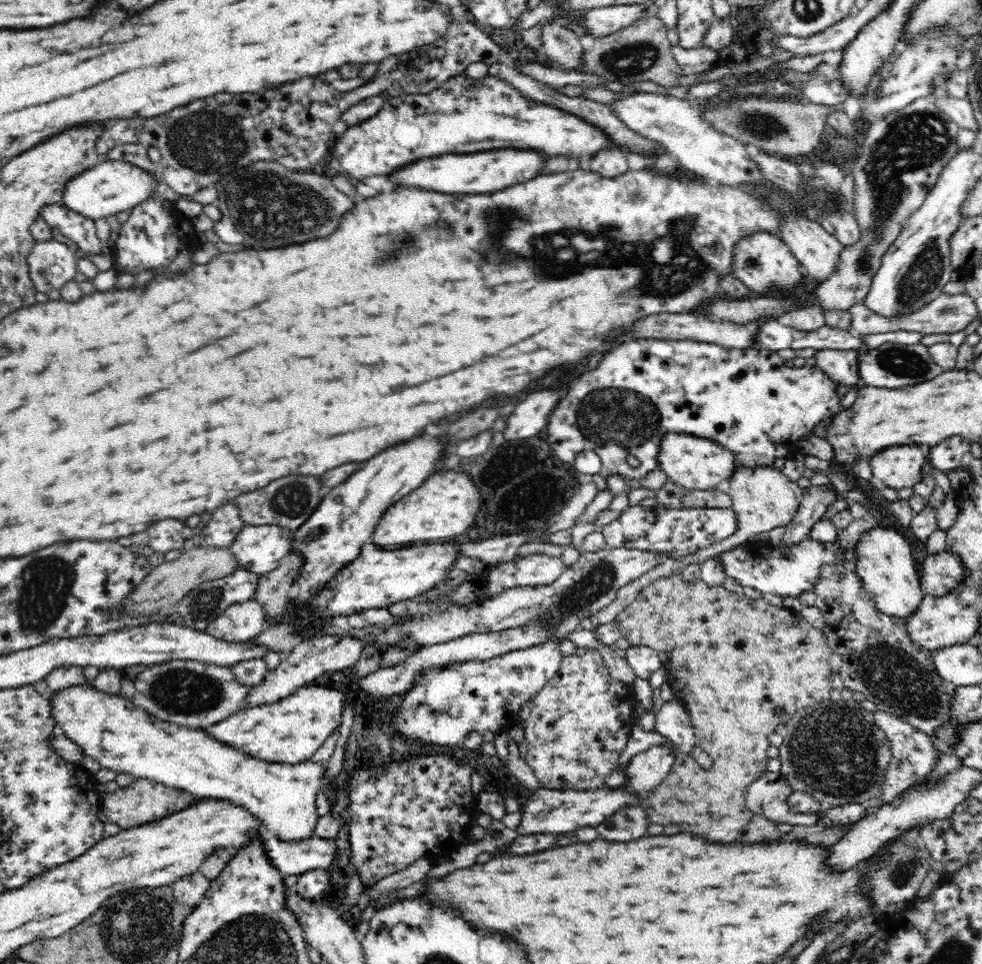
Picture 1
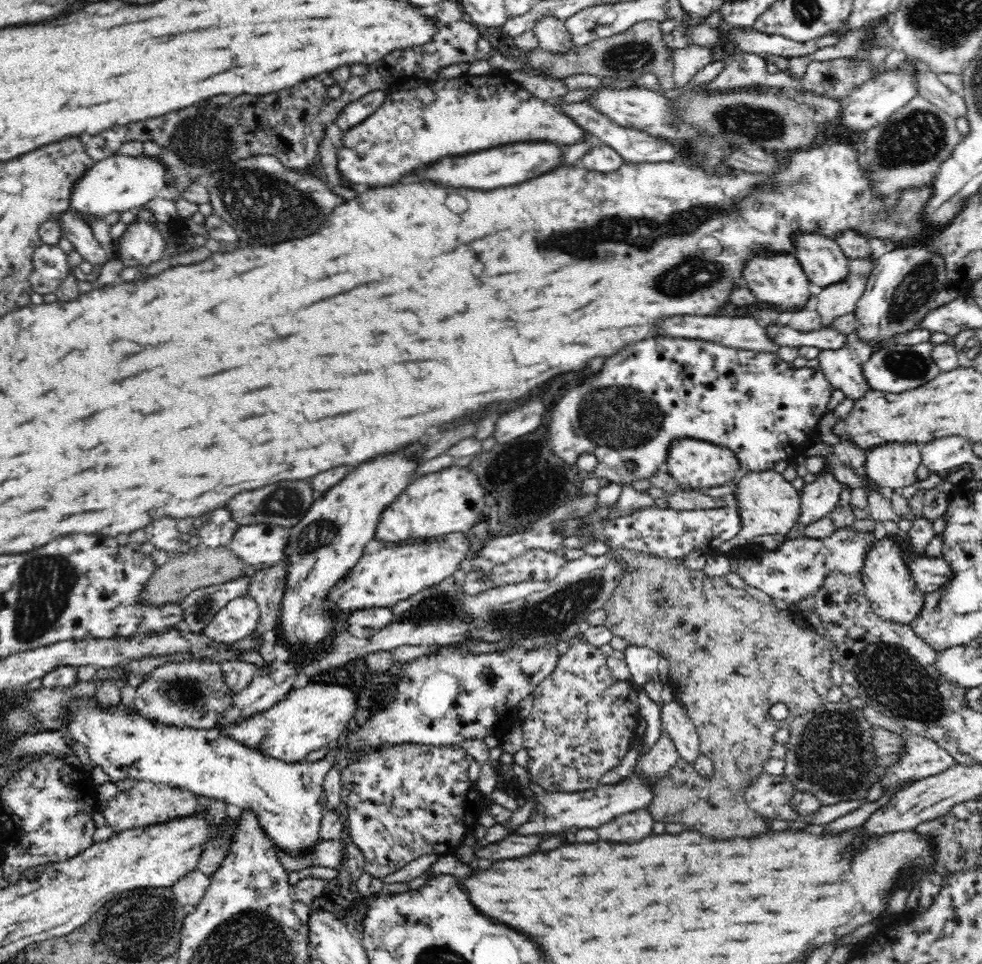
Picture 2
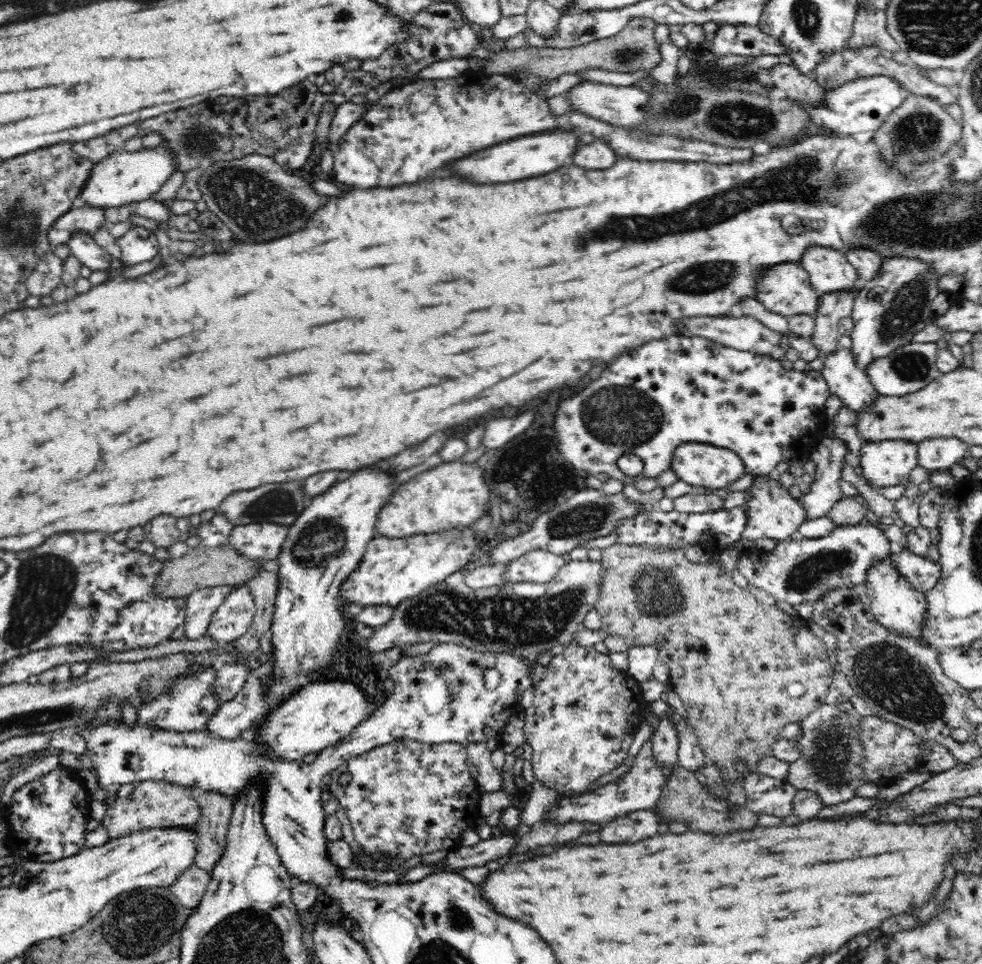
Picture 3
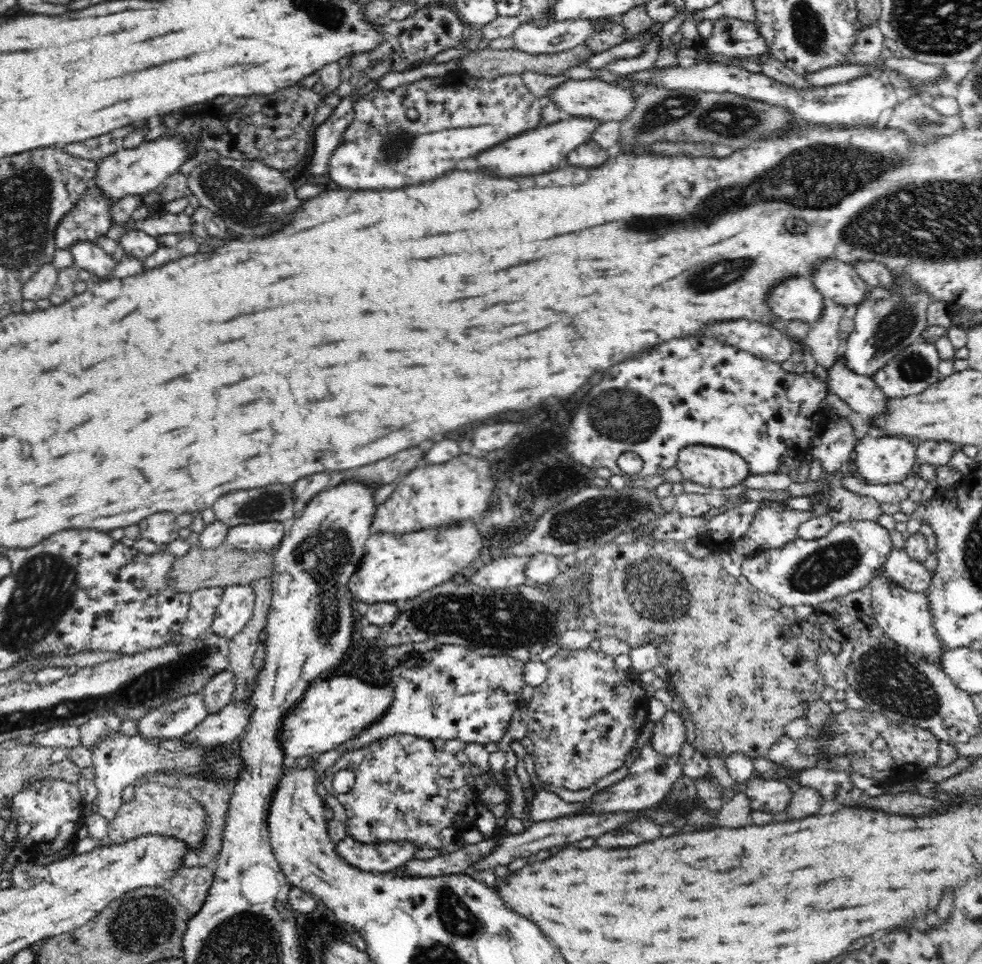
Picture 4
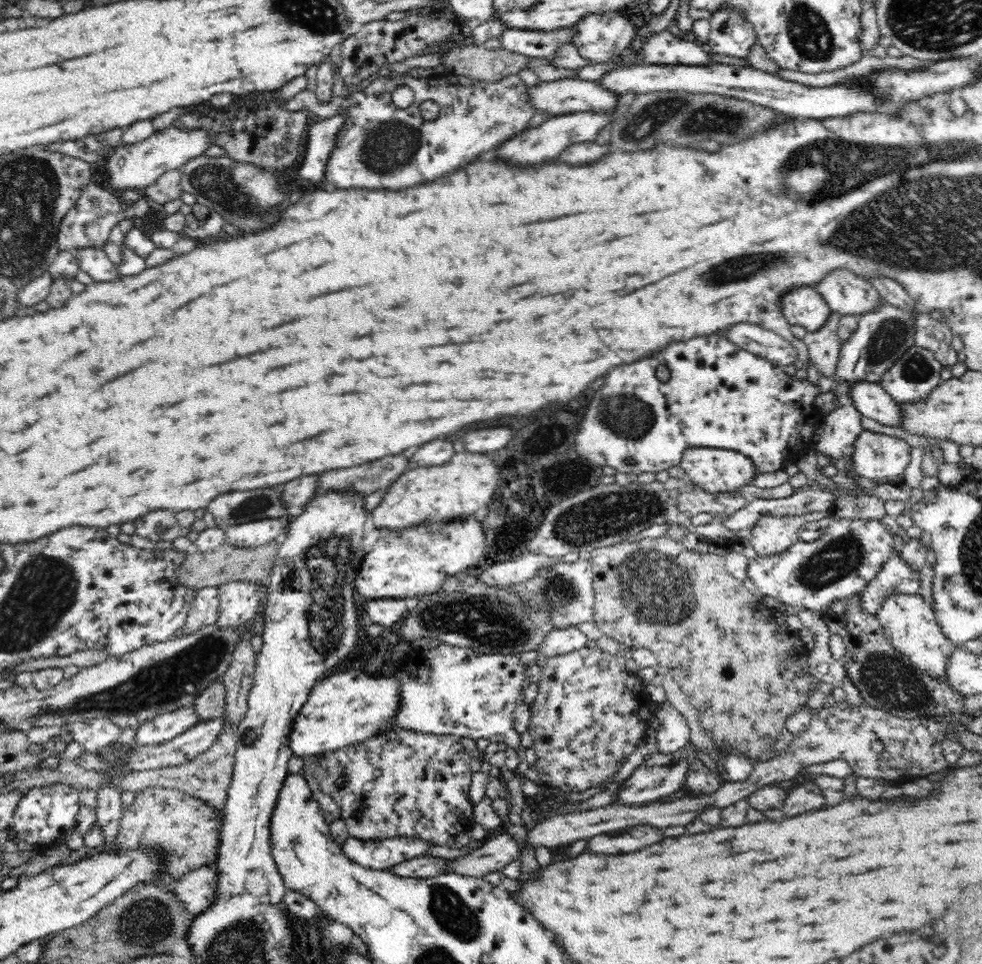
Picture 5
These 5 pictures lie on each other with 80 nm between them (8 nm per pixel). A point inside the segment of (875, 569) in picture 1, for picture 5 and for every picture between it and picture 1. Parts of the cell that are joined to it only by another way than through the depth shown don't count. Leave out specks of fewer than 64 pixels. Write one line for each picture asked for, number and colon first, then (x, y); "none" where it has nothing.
2: (894, 596)
3: (900, 608)
4: (905, 617)
5: (910, 624)

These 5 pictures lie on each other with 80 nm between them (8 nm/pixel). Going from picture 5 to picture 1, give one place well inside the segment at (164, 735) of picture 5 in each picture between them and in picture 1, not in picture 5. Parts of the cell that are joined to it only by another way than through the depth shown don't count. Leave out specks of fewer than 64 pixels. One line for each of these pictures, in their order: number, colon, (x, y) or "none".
1: (185, 692)
2: (193, 694)
3: (188, 707)
4: (175, 719)

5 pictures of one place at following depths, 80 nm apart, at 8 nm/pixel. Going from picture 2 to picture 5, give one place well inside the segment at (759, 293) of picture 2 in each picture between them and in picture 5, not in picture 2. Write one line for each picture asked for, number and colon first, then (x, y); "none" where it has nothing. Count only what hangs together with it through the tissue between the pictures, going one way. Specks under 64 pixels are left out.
3: (786, 289)
4: (796, 298)
5: (805, 307)

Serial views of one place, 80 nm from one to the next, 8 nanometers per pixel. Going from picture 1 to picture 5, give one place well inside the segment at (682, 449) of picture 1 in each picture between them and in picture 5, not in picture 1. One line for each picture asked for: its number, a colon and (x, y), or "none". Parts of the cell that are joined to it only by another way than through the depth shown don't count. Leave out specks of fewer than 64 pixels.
2: (693, 463)
3: (703, 465)
4: (715, 468)
5: (717, 471)

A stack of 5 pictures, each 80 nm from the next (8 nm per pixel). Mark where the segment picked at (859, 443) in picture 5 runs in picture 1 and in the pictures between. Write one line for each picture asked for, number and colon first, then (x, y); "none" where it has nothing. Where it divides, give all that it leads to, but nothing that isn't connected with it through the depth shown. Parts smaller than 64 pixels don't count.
1: (901, 466)
2: (893, 464)
3: (886, 462)
4: (884, 460)

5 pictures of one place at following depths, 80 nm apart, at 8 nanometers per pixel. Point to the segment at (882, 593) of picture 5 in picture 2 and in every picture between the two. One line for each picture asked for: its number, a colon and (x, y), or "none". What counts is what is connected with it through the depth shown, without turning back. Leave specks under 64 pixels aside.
2: (929, 573)
3: (919, 572)
4: (899, 568)

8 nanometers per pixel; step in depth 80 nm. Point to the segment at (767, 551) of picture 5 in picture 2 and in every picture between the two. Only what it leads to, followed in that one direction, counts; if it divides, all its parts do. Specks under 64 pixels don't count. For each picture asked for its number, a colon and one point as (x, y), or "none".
2: (768, 504)
3: (772, 513)
4: (773, 527)

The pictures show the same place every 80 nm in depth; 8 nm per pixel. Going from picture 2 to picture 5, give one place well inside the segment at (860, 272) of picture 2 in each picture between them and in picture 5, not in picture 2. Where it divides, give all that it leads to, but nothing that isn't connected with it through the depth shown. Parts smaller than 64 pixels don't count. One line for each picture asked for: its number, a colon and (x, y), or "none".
3: (832, 307)
4: (823, 341)
5: (823, 346)

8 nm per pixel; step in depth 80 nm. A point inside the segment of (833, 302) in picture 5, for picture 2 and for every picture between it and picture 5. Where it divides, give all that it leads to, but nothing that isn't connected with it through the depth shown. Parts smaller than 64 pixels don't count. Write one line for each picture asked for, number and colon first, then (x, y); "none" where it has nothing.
2: (824, 262)
3: (829, 270)
4: (835, 280)

